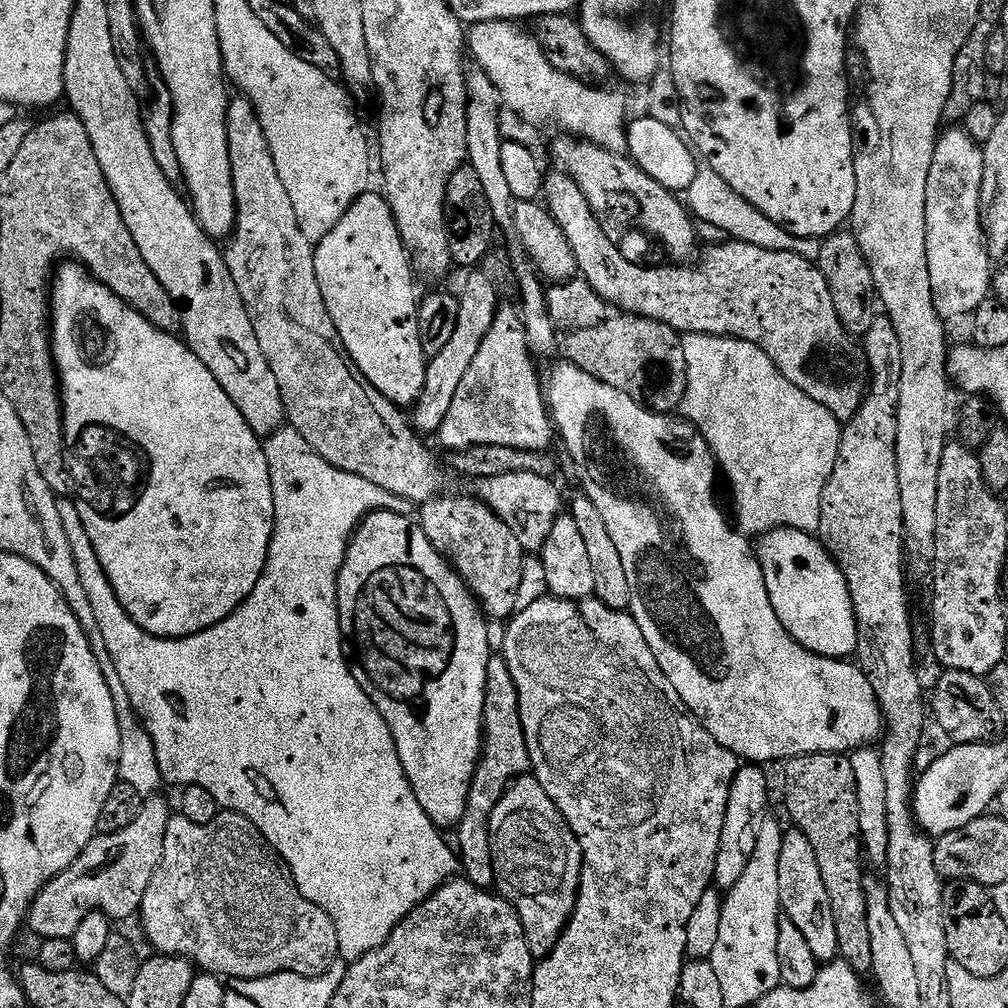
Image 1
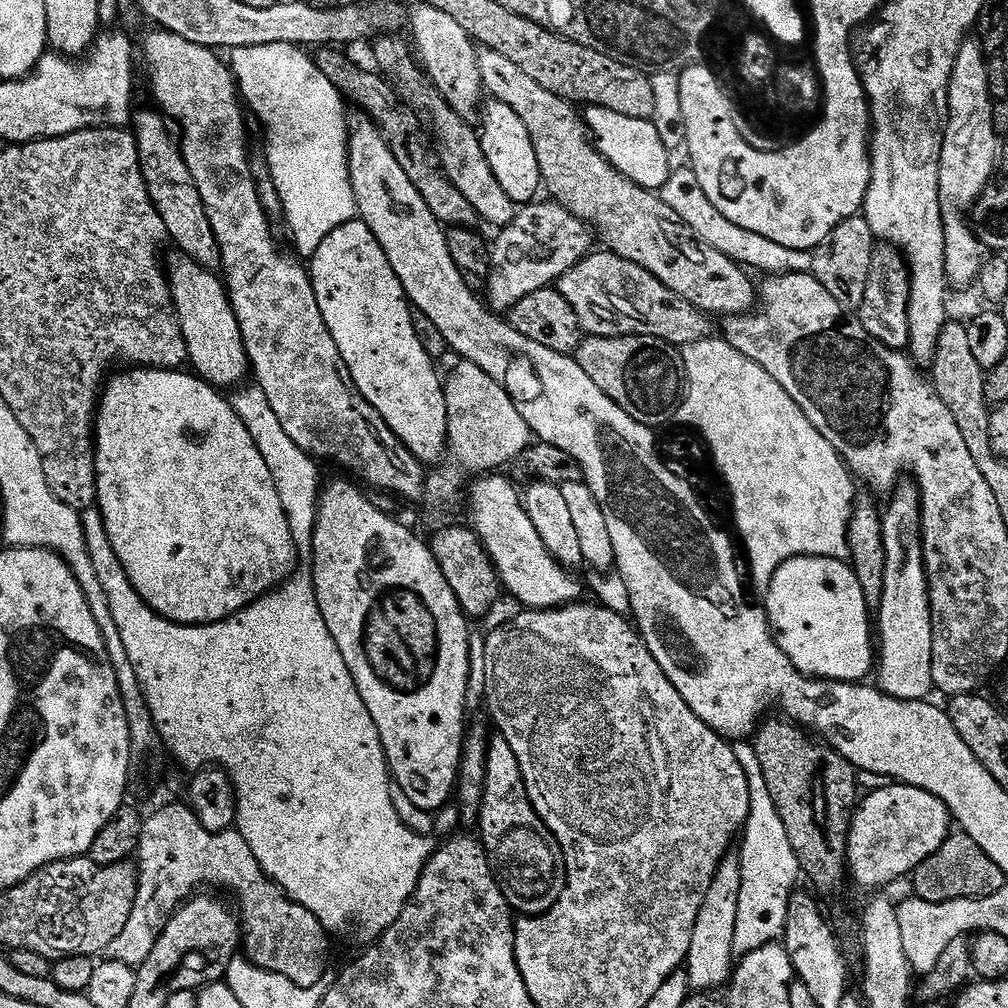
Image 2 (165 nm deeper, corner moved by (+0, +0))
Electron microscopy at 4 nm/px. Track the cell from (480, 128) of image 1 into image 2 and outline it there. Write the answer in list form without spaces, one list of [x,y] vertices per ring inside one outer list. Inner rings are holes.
[[[417,2],[414,6],[411,5],[411,30],[412,36],[410,35],[410,40],[414,45],[415,55],[418,57],[424,71],[428,73],[428,79],[432,81],[432,87],[440,91],[442,98],[459,116],[472,118],[475,112],[477,115],[482,104],[480,96],[485,95],[484,83],[482,82],[482,74],[478,74],[477,47],[474,45],[474,41],[466,34],[466,30],[462,30],[462,26],[458,26],[458,22],[454,22],[454,18],[450,18],[450,14],[442,14],[442,10],[434,10],[434,6],[428,6],[423,2]]]

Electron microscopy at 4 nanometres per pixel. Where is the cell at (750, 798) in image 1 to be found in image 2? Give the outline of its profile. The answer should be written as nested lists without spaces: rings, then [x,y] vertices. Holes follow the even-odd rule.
[[[729,854],[718,866],[706,898],[702,898],[702,910],[698,910],[698,922],[694,922],[694,934],[690,938],[690,950],[686,961],[689,989],[704,994],[708,988],[723,989],[734,970],[734,930],[738,922],[738,894],[742,894],[742,870],[740,857]]]

